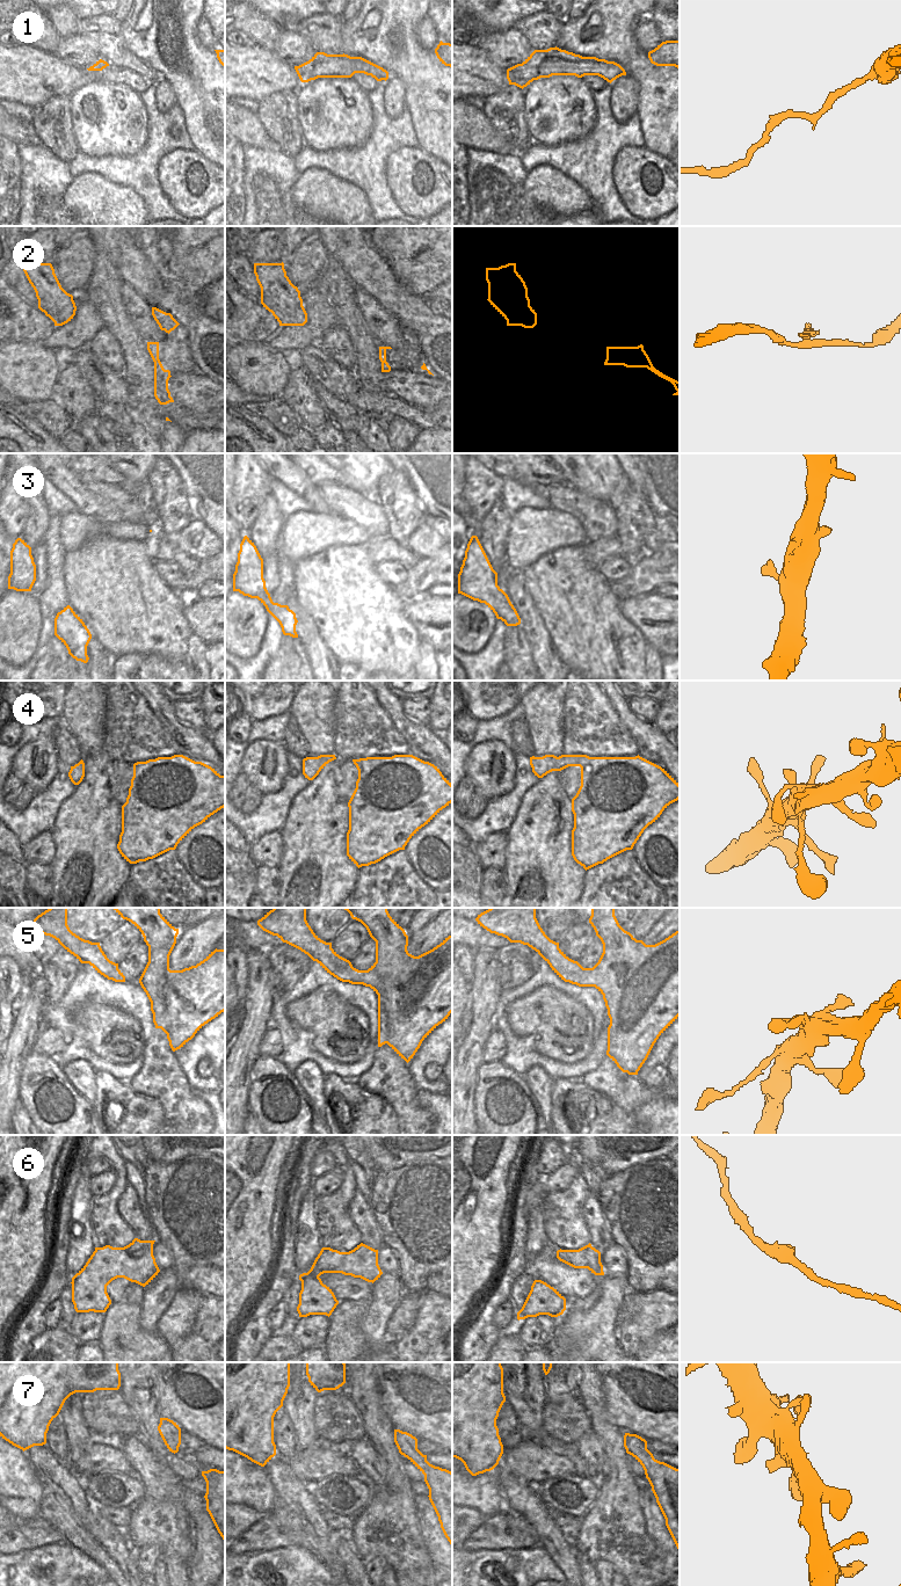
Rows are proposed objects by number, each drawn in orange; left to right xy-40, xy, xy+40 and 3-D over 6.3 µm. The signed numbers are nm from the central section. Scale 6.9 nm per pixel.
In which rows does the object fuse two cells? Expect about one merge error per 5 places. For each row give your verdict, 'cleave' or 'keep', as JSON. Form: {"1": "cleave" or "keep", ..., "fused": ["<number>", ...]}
{"1": "keep", "2": "cleave", "3": "keep", "4": "keep", "5": "keep", "6": "keep", "7": "keep", "fused": ["2"]}

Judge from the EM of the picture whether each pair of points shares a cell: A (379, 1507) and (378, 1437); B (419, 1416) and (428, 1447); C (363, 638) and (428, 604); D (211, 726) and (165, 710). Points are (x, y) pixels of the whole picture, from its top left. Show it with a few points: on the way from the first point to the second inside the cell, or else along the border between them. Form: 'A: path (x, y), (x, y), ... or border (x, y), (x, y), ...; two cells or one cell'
A: path (398, 1493), (390, 1455); one cell
B: border (418, 1438), (424, 1438), (440, 1446); two cells
C: border (405, 602), (405, 616), (421, 639); two cells
D: border (205, 730), (209, 734); two cells

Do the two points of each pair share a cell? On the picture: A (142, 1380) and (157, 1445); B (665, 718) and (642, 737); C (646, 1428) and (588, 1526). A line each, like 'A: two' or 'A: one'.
A: one
B: two
C: two

